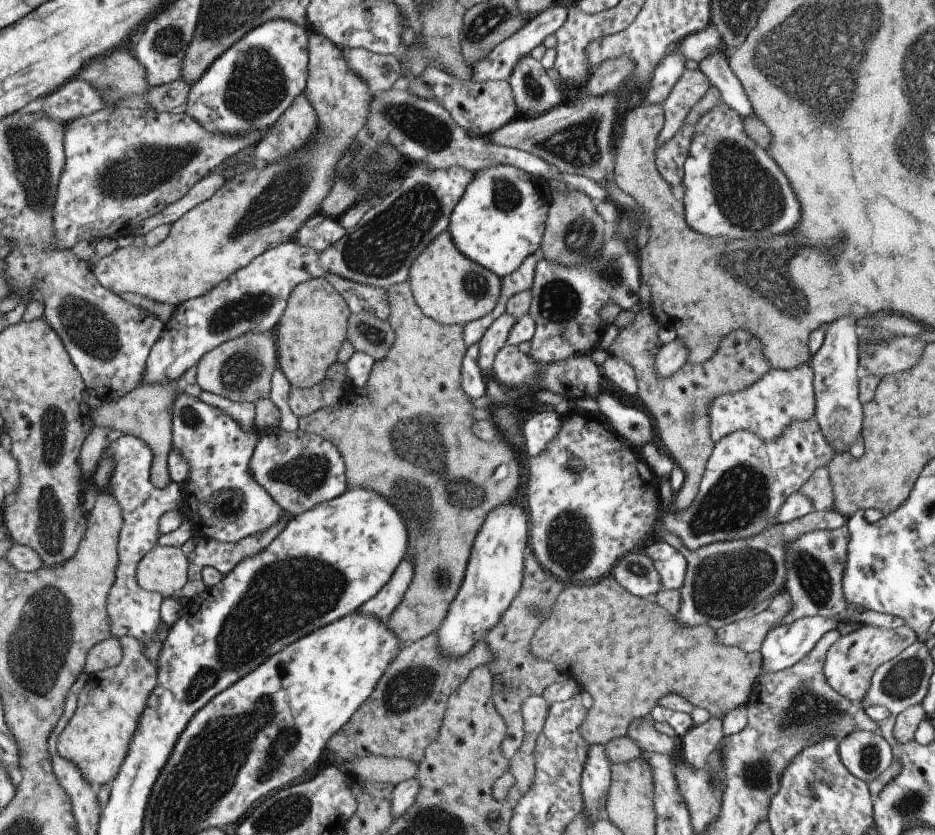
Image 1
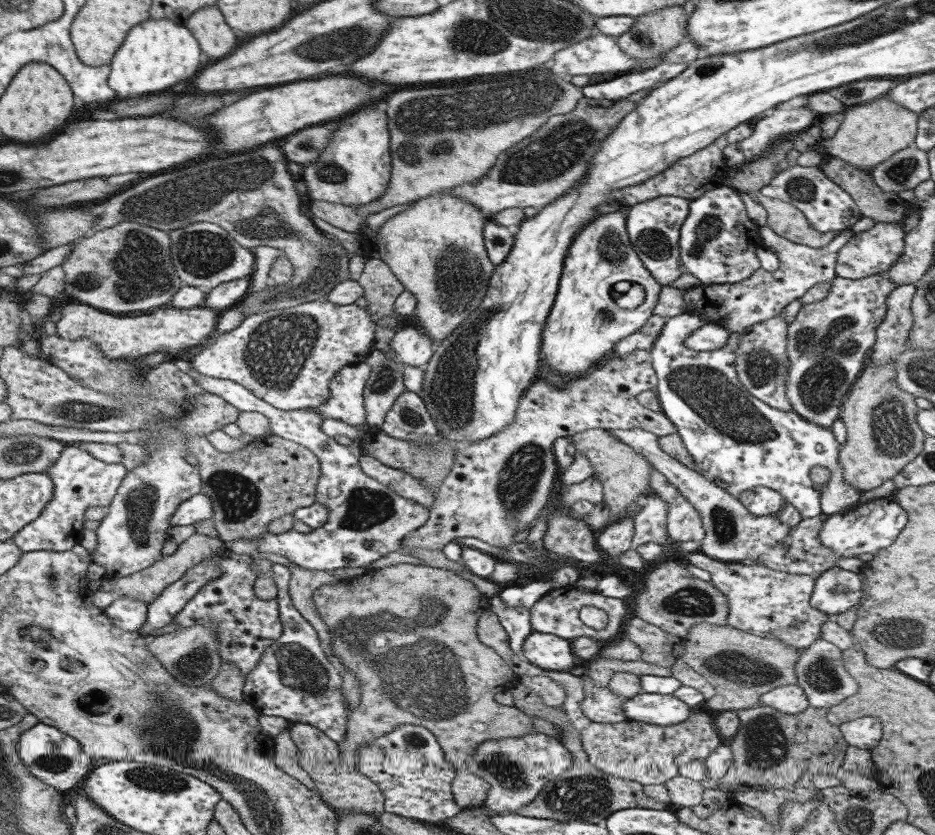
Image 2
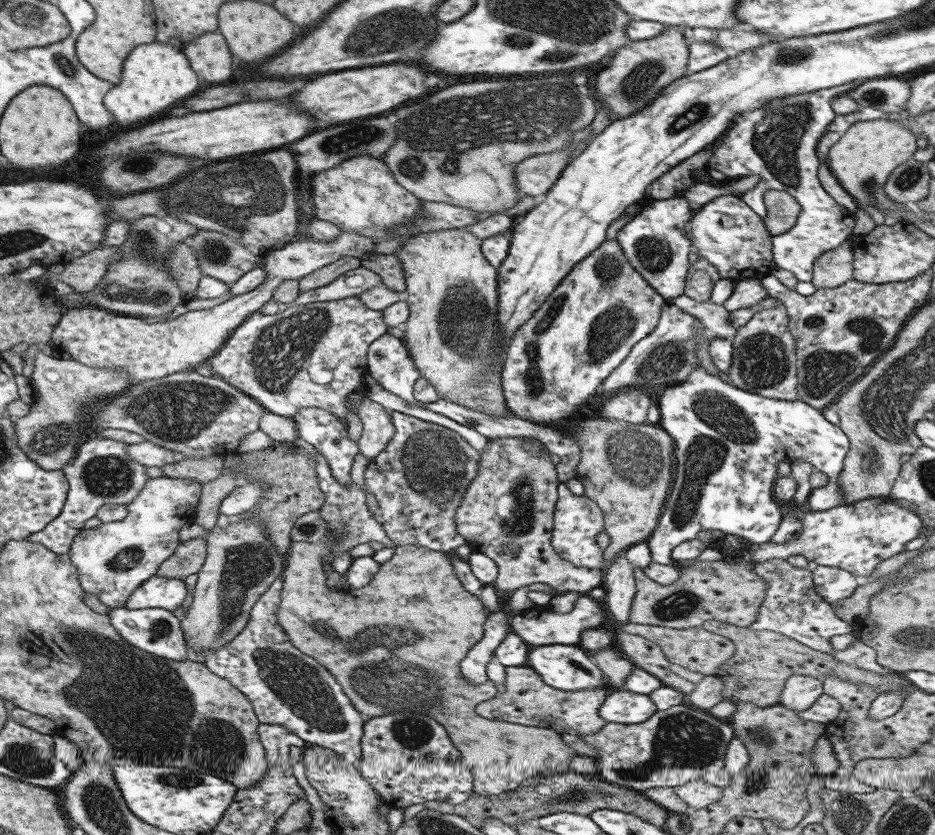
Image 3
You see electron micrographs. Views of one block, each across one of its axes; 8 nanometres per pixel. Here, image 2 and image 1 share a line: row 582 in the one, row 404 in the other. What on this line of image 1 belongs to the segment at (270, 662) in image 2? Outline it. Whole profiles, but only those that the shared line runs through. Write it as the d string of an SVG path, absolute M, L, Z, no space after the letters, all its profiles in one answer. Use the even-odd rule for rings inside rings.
M280 367L273 370L271 376L270 398L279 410L279 426L286 432L295 431L299 428L299 418L292 412L289 405L289 390L291 384Z

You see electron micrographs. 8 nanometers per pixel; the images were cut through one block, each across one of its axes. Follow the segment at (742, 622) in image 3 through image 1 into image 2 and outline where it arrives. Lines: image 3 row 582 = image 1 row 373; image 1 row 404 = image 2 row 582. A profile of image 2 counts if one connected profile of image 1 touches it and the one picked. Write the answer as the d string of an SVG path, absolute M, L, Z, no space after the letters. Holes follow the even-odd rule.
M668 561L646 576L642 589L632 602L634 616L660 627L664 632L685 638L691 626L700 623L727 624L728 599L711 581L694 578L682 562Z

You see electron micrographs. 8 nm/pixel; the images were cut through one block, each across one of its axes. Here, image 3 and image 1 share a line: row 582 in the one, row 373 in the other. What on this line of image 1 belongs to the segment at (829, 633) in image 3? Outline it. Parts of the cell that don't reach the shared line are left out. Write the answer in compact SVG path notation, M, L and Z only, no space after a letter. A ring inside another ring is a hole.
M810 362L791 369L772 368L745 391L722 394L710 406L711 437L715 444L736 431L748 431L764 442L775 441L795 421L807 421L815 416L815 390Z

